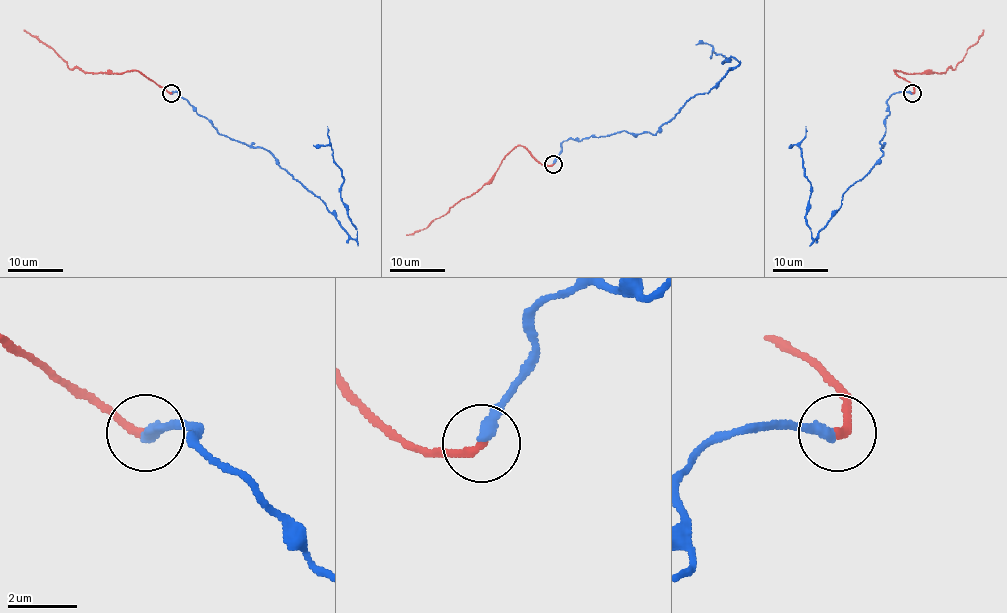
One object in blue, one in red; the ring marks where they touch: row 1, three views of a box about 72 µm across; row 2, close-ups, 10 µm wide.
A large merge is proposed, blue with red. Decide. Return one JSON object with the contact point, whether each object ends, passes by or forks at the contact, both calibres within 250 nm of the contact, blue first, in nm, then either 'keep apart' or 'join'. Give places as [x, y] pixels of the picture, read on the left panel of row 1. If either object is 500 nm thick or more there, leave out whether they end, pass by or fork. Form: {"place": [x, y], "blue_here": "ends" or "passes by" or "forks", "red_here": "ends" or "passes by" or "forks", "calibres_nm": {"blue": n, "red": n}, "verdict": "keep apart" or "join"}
{"place": [171, 93], "blue_here": "ends", "red_here": "ends", "calibres_nm": {"blue": 360, "red": 240}, "verdict": "join"}

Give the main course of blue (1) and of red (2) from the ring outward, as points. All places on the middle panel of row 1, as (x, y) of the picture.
1: (553, 163), (569, 138), (625, 130), (654, 134), (739, 61), (723, 61), (713, 52), (709, 57)
2: (553, 164), (540, 164), (517, 145), (490, 179), (473, 193), (424, 229), (406, 235)

